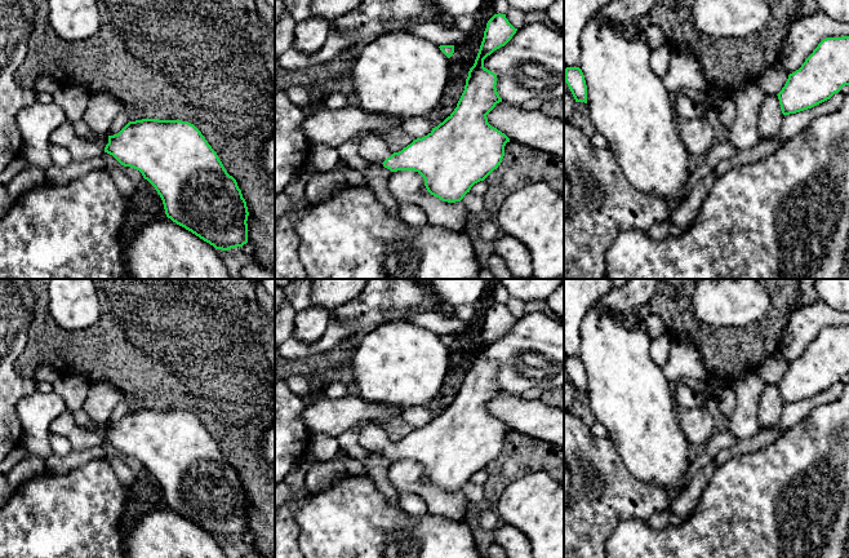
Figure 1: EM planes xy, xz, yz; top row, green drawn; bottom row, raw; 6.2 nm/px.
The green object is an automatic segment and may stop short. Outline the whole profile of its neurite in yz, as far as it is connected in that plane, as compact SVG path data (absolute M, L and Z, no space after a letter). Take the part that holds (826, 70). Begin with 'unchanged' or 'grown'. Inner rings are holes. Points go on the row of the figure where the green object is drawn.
unchanged; M849 36L826 37L777 94L783 115L812 108L849 85Z

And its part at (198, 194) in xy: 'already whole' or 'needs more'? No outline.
already whole

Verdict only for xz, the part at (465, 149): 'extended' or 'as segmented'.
extended

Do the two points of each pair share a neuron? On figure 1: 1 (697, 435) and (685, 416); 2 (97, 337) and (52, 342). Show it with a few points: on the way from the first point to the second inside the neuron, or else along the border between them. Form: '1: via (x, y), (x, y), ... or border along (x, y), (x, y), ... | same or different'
1: via (697, 430), (690, 421) | same
2: via (85, 342), (63, 342) | same

